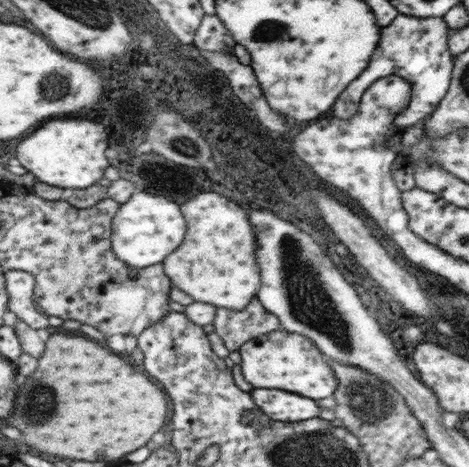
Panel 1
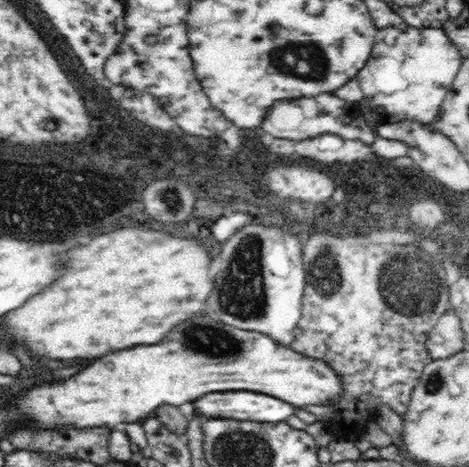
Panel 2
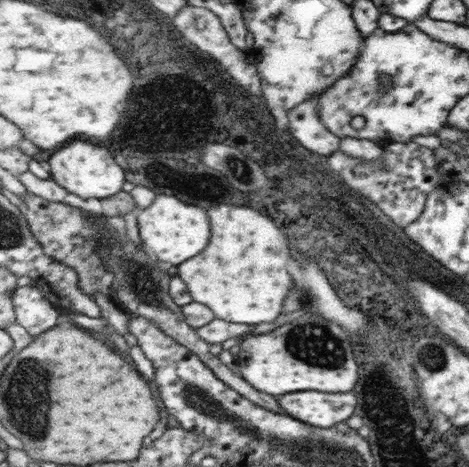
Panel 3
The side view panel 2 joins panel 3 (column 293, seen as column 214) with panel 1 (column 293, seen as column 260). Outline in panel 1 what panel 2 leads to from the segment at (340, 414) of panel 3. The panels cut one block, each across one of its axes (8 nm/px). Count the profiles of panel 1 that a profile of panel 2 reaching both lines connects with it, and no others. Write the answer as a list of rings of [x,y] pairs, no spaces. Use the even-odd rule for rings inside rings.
[[[253,388],[249,394],[255,396],[253,398],[255,408],[277,422],[287,424],[287,422],[315,420],[319,412],[311,398],[301,398],[291,392],[281,392],[271,388]]]

